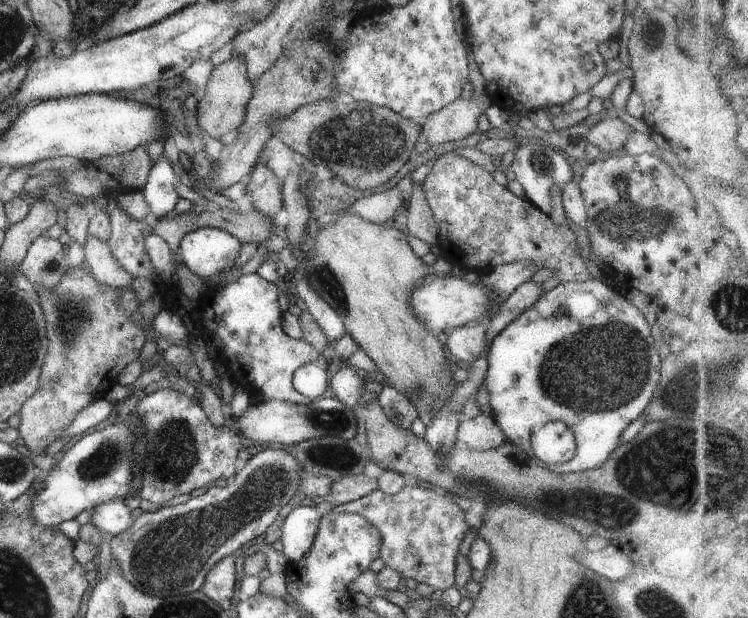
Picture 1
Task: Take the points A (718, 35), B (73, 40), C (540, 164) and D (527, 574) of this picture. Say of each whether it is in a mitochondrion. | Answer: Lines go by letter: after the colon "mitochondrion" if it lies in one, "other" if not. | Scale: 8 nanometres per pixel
A: other
B: other
C: mitochondrion
D: other

